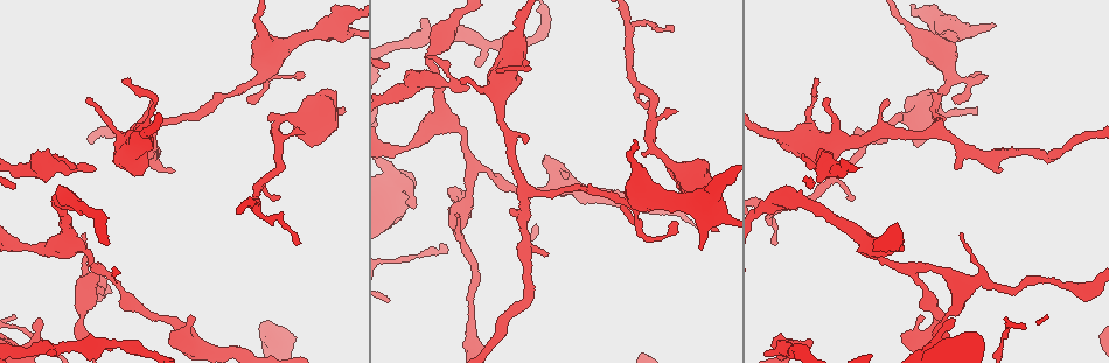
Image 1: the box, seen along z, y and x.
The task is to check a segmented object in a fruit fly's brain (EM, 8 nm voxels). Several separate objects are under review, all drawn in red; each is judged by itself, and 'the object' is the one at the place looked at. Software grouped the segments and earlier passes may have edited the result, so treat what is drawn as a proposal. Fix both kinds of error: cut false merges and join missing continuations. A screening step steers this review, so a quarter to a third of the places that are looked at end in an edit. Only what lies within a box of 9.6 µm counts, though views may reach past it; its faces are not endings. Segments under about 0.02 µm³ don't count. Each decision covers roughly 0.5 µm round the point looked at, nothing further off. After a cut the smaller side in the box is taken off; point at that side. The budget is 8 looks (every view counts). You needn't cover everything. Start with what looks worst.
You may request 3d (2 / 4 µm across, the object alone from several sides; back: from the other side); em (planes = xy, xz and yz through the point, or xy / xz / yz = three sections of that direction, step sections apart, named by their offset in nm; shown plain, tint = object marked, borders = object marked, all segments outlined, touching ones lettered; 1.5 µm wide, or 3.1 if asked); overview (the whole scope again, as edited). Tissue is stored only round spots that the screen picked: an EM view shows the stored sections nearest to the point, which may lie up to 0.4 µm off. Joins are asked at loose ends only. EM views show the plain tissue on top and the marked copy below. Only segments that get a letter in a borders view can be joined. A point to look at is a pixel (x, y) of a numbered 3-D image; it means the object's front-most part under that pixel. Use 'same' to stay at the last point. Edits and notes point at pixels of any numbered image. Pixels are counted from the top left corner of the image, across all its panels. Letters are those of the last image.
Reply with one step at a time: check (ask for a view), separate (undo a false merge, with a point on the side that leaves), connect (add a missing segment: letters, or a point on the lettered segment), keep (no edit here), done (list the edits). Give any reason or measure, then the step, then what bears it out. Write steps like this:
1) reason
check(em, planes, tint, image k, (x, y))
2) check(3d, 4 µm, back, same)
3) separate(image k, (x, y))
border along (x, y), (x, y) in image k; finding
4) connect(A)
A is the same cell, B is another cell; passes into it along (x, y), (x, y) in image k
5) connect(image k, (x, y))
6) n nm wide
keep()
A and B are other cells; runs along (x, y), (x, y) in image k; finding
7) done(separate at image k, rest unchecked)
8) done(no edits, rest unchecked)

an open end
check(3d, 4 µm, image 1, (801, 154))

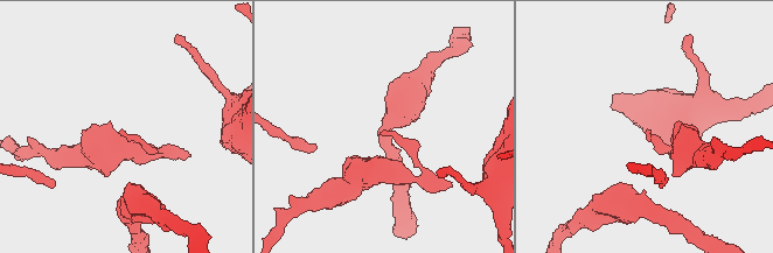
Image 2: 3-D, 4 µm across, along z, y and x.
now the EM
check(em, planes, borders, image 2, (121, 131))

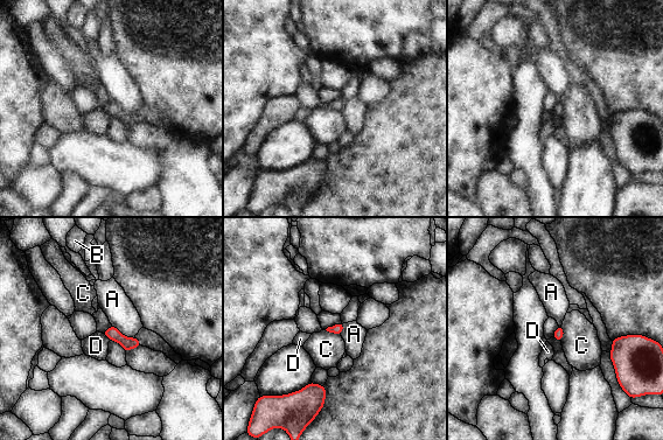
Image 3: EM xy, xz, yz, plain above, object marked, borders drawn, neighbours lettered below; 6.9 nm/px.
keep()
A, B, C and D are other cells; border along (562, 325), (563, 339), (560, 341) in image 3; none of them fits

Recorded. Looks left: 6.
an open end
check(em, xy, step 4, borders, image 1, (810, 339))

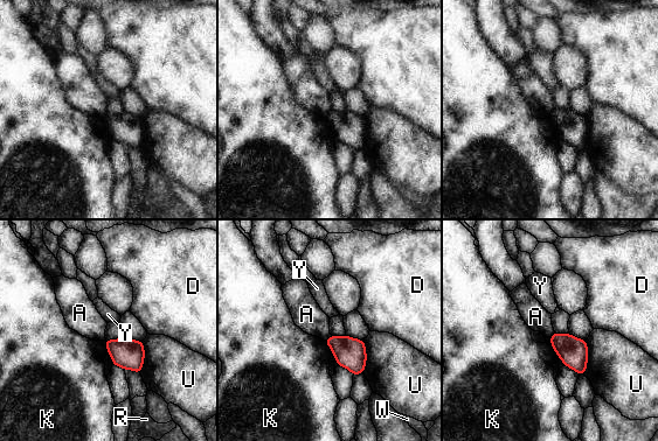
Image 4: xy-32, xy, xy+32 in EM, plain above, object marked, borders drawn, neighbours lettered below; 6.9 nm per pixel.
keep()
A, D, K, R, U, W and Y are other cells; border along (331, 335), (324, 340) in image 4; none of them fits

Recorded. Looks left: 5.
calibre changes
check(3d, 2 µm, back, image 1, (806, 122))

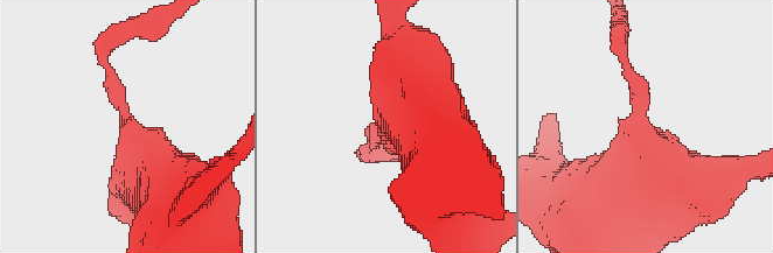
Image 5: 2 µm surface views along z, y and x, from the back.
now the EM
check(em, planes, tint, image 5, (639, 131))

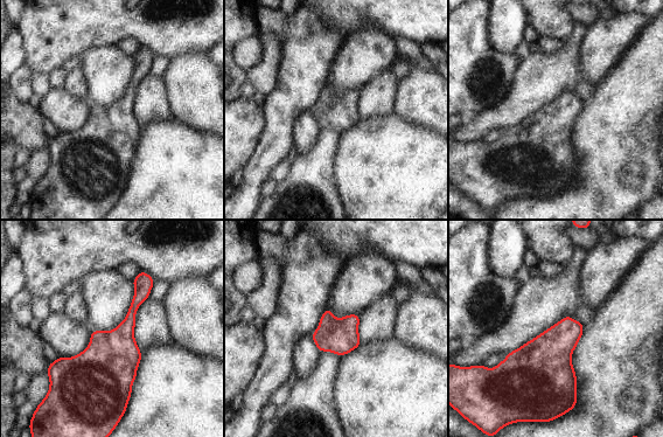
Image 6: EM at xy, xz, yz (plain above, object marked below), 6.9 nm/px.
see the neighbours
check(em, planes, borders, same)

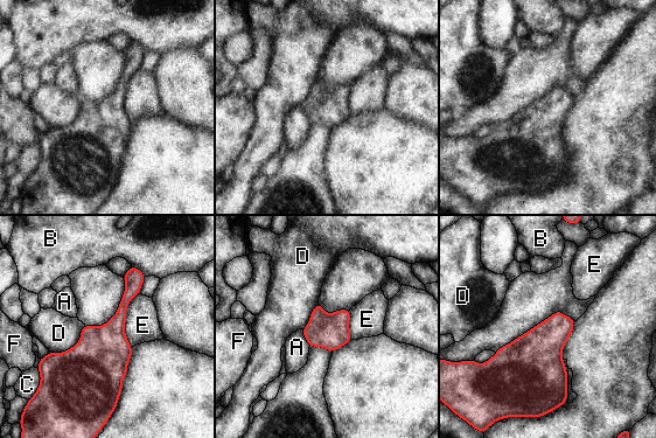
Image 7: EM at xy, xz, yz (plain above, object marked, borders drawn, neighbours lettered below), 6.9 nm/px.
keep()
A, B, C, D, E and F are other cells; border along (84, 325), (74, 345), (50, 352) in image 7; one neuron here

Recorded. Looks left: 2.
done(no edits, rest unchecked)

